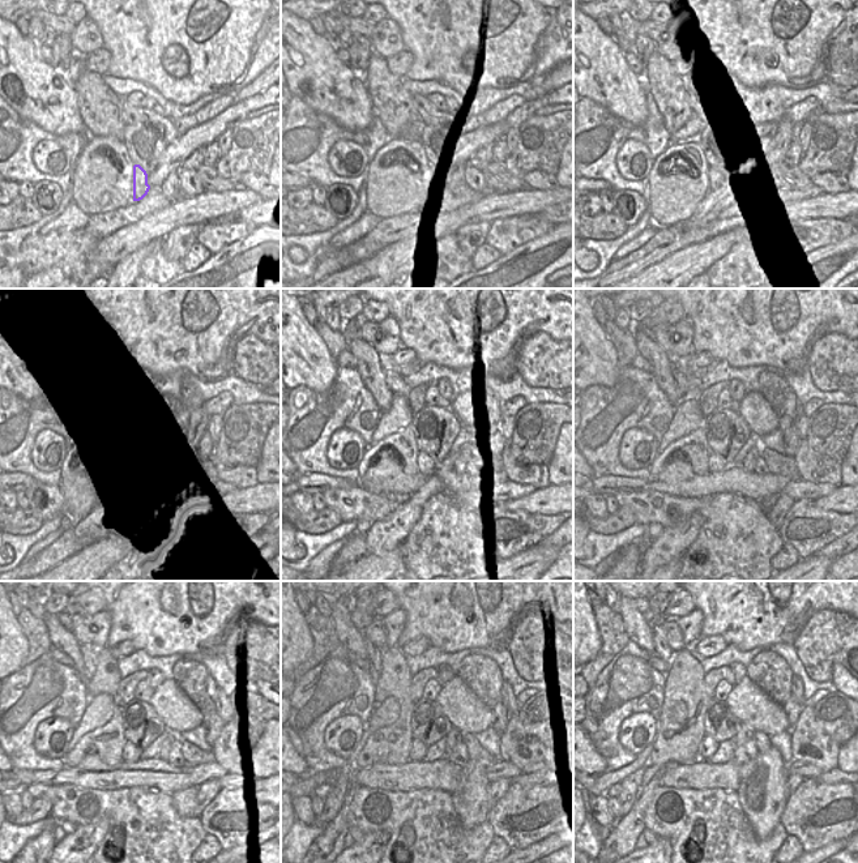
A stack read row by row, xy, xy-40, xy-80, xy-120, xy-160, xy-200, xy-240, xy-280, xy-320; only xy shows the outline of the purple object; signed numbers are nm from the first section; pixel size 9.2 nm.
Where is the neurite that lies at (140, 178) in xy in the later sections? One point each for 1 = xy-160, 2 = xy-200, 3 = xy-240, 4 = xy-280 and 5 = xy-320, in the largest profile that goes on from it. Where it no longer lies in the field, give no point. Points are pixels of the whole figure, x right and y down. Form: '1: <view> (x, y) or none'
1: xy-160 (427, 466)
2: xy-200 (716, 462)
3: xy-240 (131, 753)
4: xy-280 (418, 750)
5: xy-320 (708, 747)

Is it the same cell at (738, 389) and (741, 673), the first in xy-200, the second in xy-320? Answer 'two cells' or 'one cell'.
one cell

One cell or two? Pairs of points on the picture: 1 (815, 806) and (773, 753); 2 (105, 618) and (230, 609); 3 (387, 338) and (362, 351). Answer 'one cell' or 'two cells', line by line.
1: two cells
2: two cells
3: two cells

